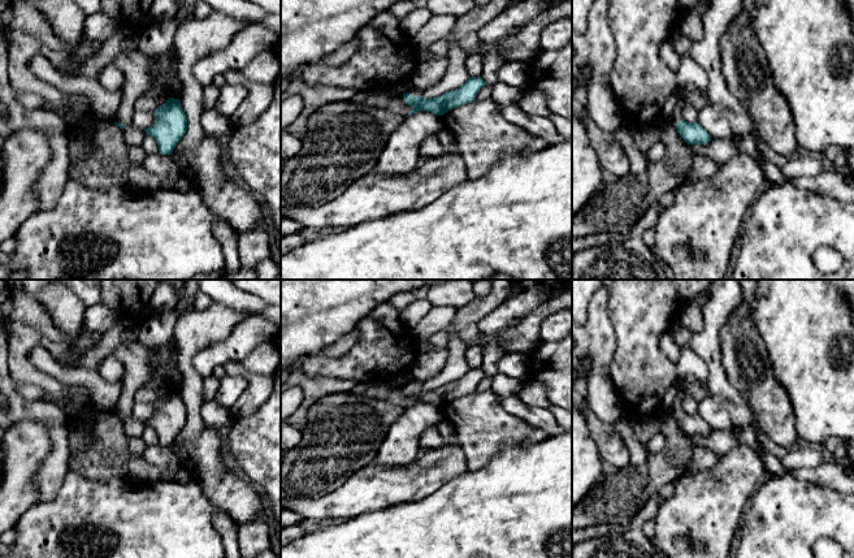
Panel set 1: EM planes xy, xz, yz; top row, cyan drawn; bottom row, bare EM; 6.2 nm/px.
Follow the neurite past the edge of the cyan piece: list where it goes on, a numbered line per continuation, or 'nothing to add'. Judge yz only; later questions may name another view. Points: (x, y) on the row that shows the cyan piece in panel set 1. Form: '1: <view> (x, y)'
1: yz (677, 116)

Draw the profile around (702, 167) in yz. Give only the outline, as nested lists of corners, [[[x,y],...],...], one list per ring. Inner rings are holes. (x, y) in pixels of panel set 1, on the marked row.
[[[695,155],[685,181],[699,181],[710,178],[715,176],[719,169],[719,165],[712,159],[703,155]]]

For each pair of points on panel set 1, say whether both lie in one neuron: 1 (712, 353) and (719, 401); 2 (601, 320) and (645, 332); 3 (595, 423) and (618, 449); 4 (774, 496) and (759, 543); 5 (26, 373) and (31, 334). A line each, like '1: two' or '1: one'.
1: one
2: two
3: one
4: one
5: one

